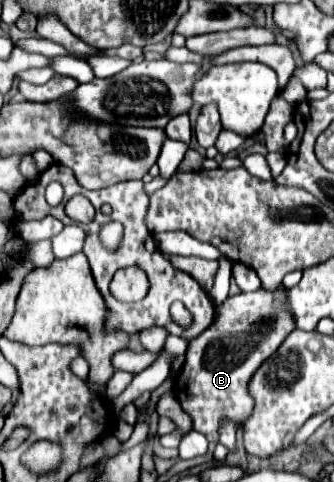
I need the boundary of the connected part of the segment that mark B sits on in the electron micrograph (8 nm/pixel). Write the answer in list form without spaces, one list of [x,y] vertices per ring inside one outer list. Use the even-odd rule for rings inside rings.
[[[279,286],[271,296],[261,288],[251,294],[231,296],[217,306],[219,320],[191,340],[185,364],[173,380],[173,394],[191,416],[193,430],[201,432],[213,444],[219,442],[223,420],[231,420],[241,426],[251,416],[255,402],[249,394],[249,382],[255,370],[275,354],[293,330],[291,316],[283,316],[283,304],[275,300],[279,292],[283,292],[283,286]]]

